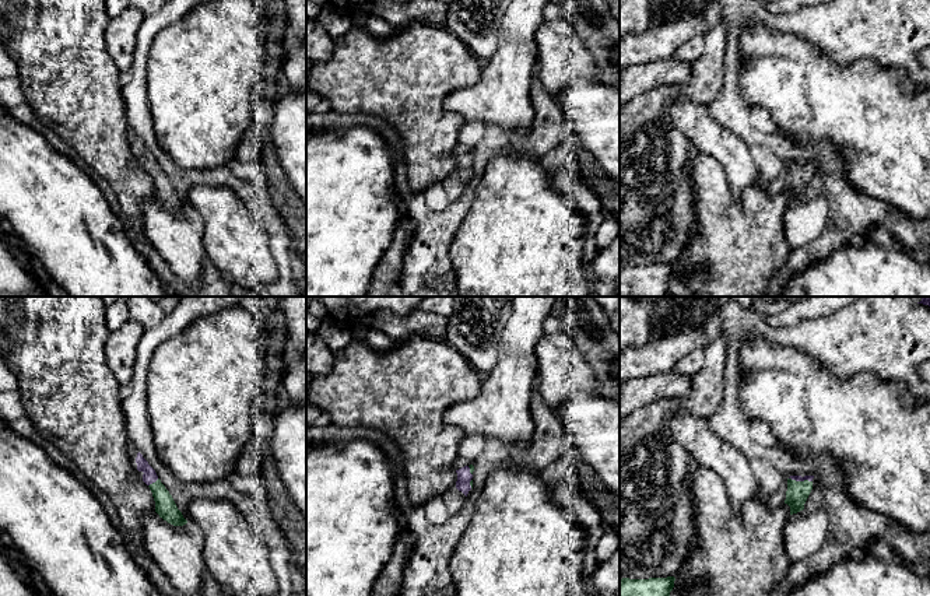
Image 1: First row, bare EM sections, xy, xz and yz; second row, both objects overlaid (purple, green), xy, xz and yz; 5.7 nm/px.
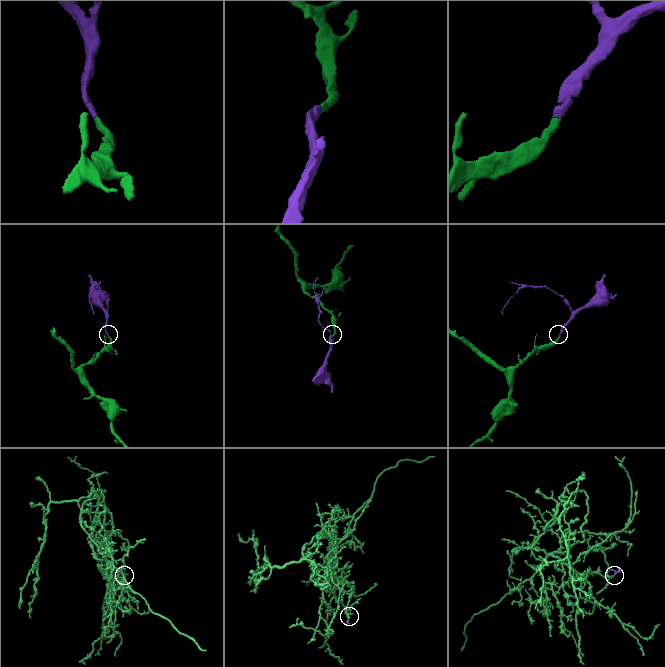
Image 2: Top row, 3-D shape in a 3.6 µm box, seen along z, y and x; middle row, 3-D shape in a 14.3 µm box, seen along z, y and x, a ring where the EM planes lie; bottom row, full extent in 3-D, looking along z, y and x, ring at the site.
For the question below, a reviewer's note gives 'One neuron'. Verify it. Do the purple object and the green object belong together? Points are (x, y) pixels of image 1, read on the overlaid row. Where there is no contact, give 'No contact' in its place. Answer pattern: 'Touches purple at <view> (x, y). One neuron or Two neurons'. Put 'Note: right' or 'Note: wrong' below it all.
Touches purple at xy (153, 481). One neuron
Note: right

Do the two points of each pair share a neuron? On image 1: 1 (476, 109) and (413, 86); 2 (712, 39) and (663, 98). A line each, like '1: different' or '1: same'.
1: different
2: same

